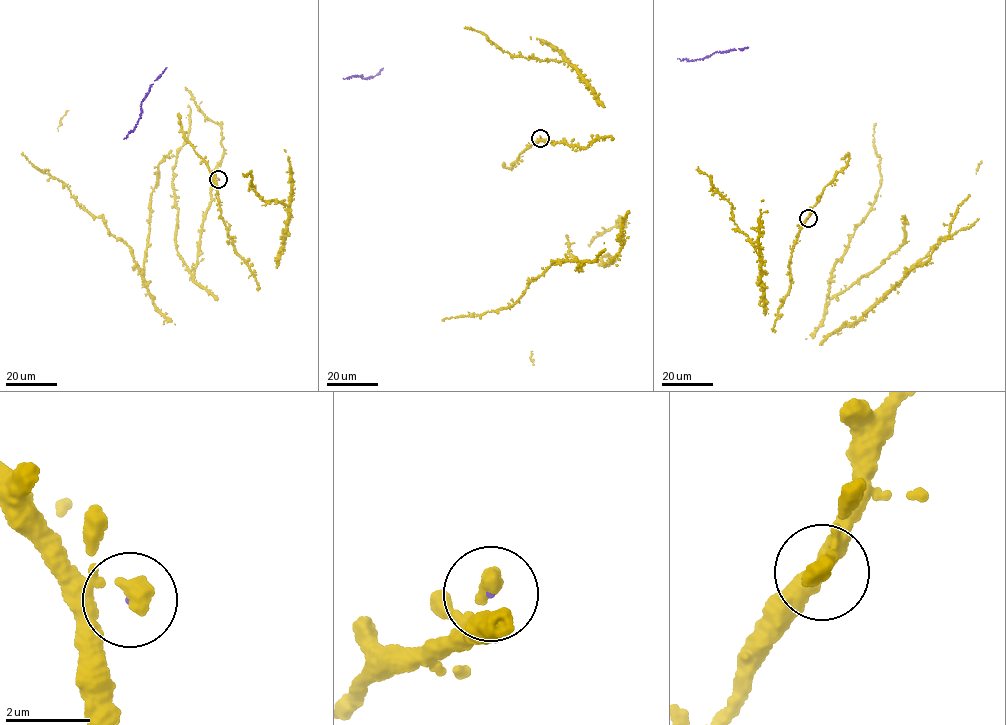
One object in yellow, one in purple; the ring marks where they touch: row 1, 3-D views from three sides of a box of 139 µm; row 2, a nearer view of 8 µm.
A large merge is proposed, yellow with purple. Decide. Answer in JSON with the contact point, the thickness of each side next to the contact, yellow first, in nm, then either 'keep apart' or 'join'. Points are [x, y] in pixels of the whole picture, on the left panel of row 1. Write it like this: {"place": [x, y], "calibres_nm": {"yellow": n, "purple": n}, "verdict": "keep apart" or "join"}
{"place": [218, 179], "calibres_nm": {"yellow": 280, "purple": 50}, "verdict": "join"}

